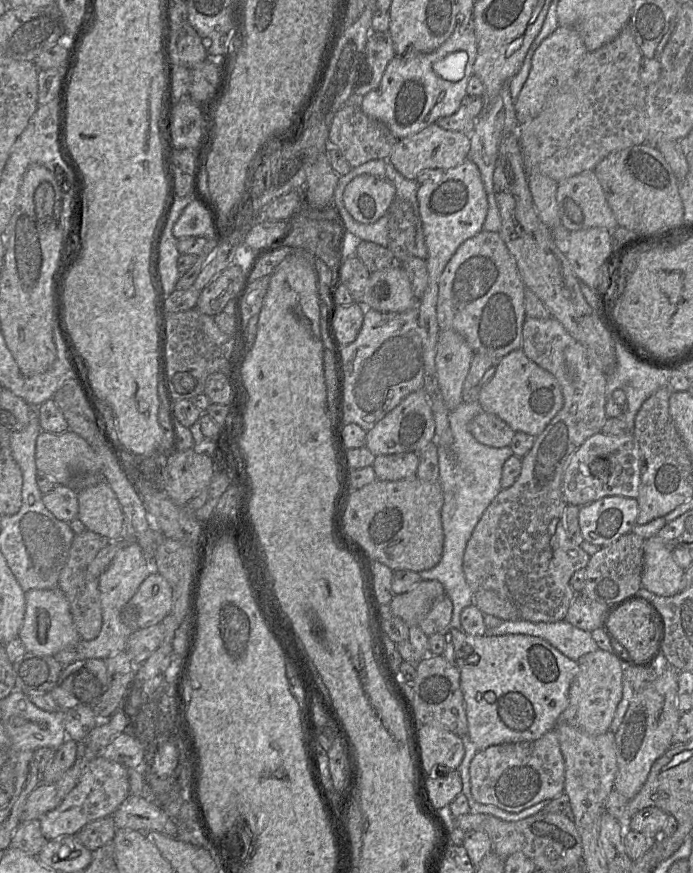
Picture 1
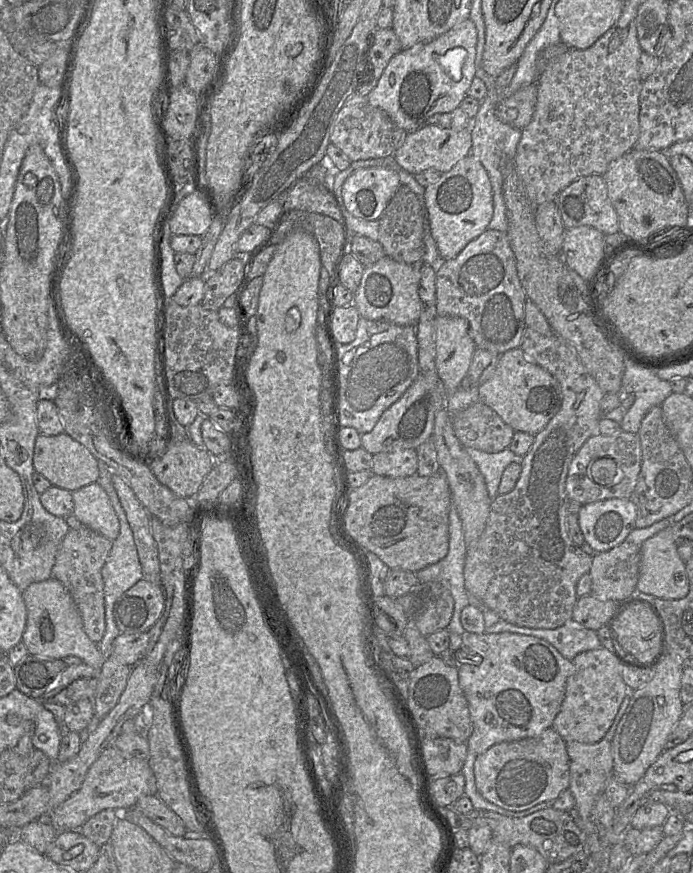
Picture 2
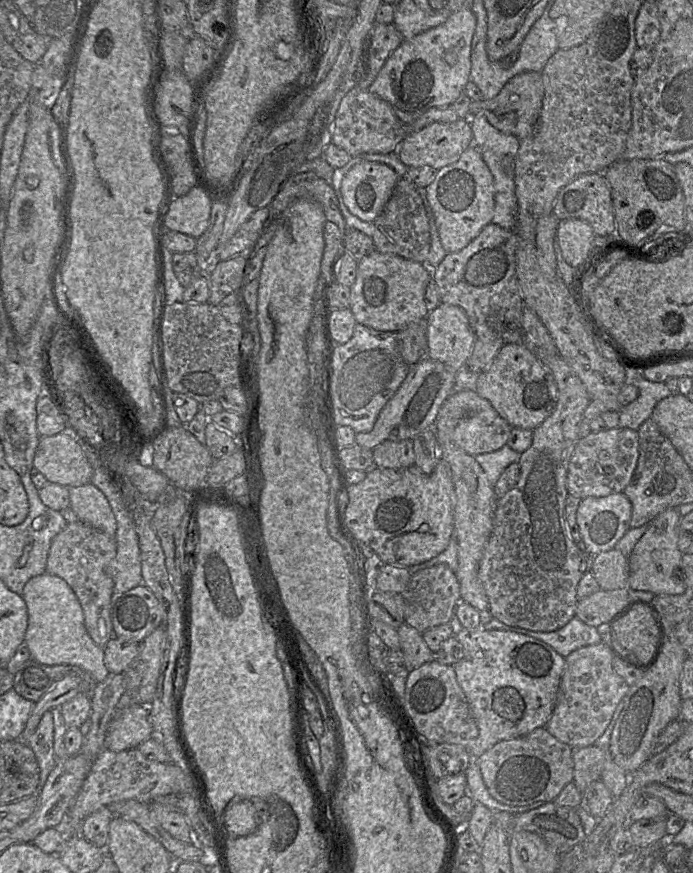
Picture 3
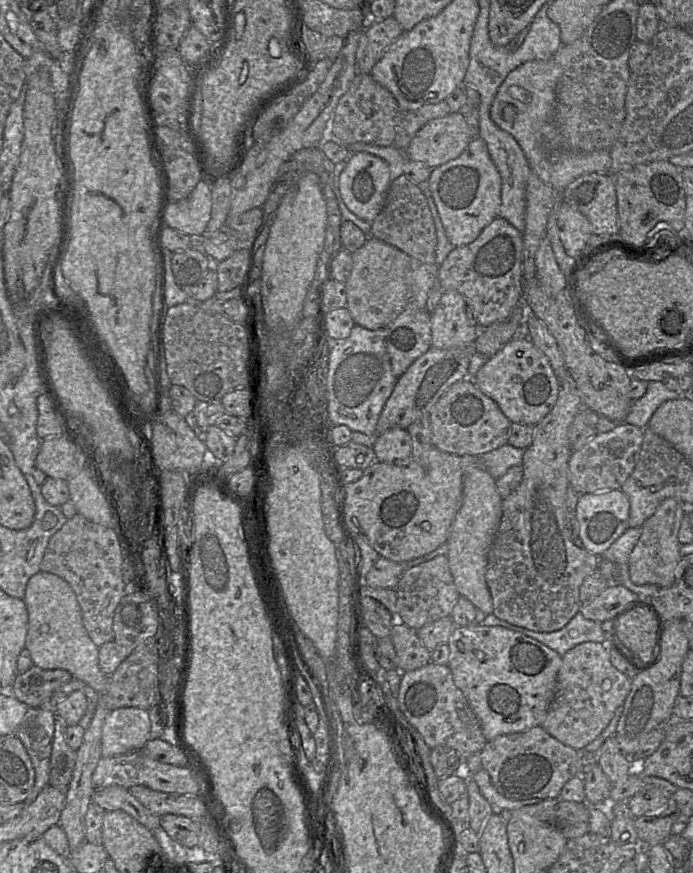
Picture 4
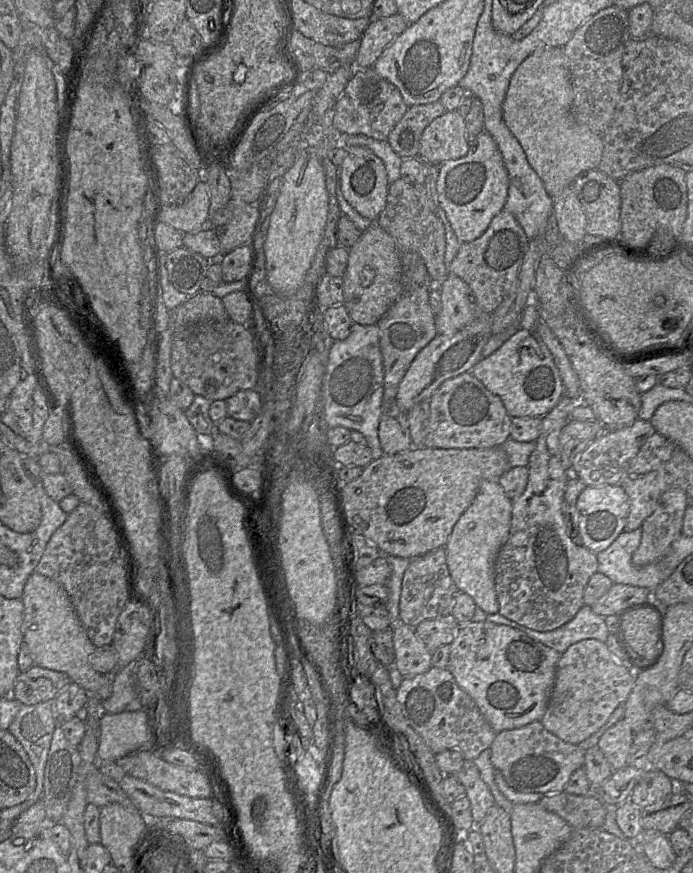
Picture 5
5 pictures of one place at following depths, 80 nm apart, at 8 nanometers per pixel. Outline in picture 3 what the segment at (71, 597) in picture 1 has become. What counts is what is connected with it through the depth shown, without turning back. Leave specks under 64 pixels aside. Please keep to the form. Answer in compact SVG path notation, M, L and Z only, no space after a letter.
M81 521L68 523L66 528L58 533L52 540L46 572L64 579L74 591L84 613L84 624L91 639L99 646L104 647L114 636L111 618L111 596L113 580L105 573L105 567L116 555L116 542L114 536L107 535Z

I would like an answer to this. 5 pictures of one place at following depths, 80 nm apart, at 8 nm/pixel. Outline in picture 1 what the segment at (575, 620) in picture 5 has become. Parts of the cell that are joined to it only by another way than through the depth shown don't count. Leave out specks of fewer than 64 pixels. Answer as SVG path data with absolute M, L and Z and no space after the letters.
M507 620L502 621L497 627L486 630L486 635L506 634L540 637L571 659L577 659L599 649L591 632L579 629L565 620L551 623Z

